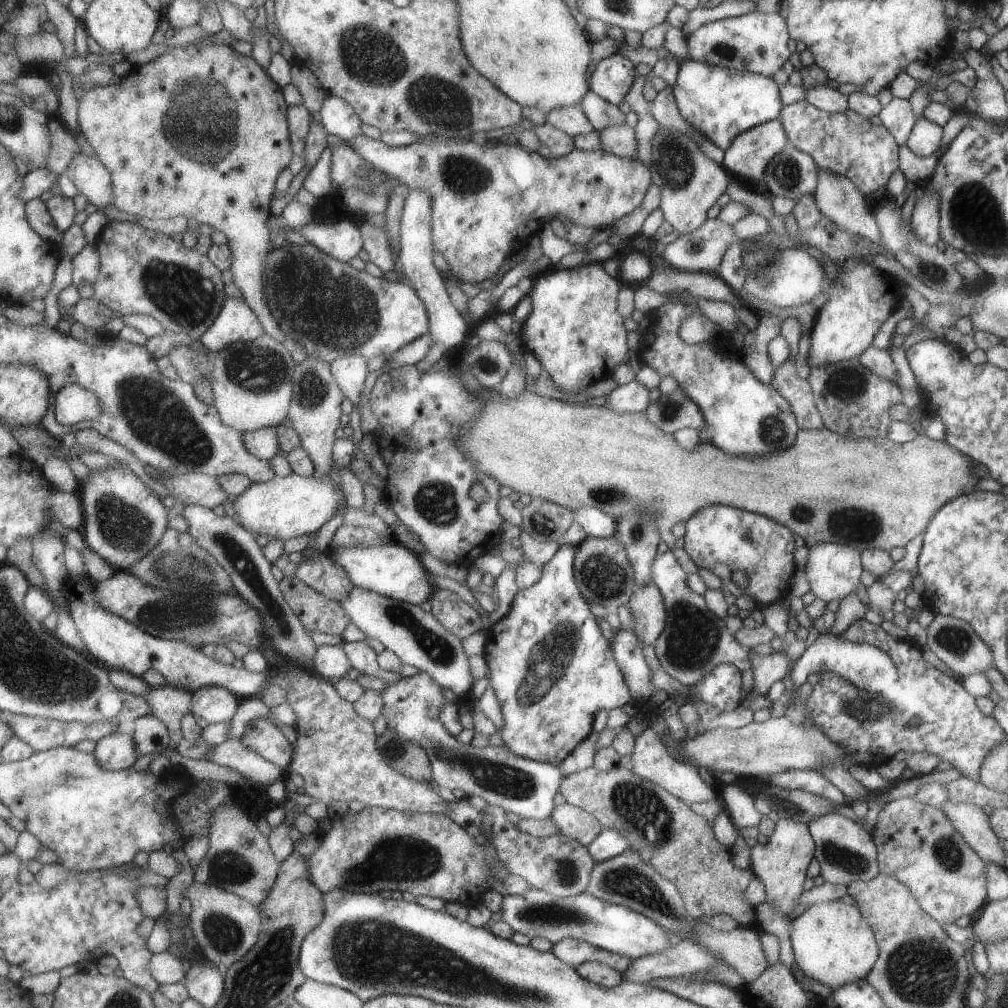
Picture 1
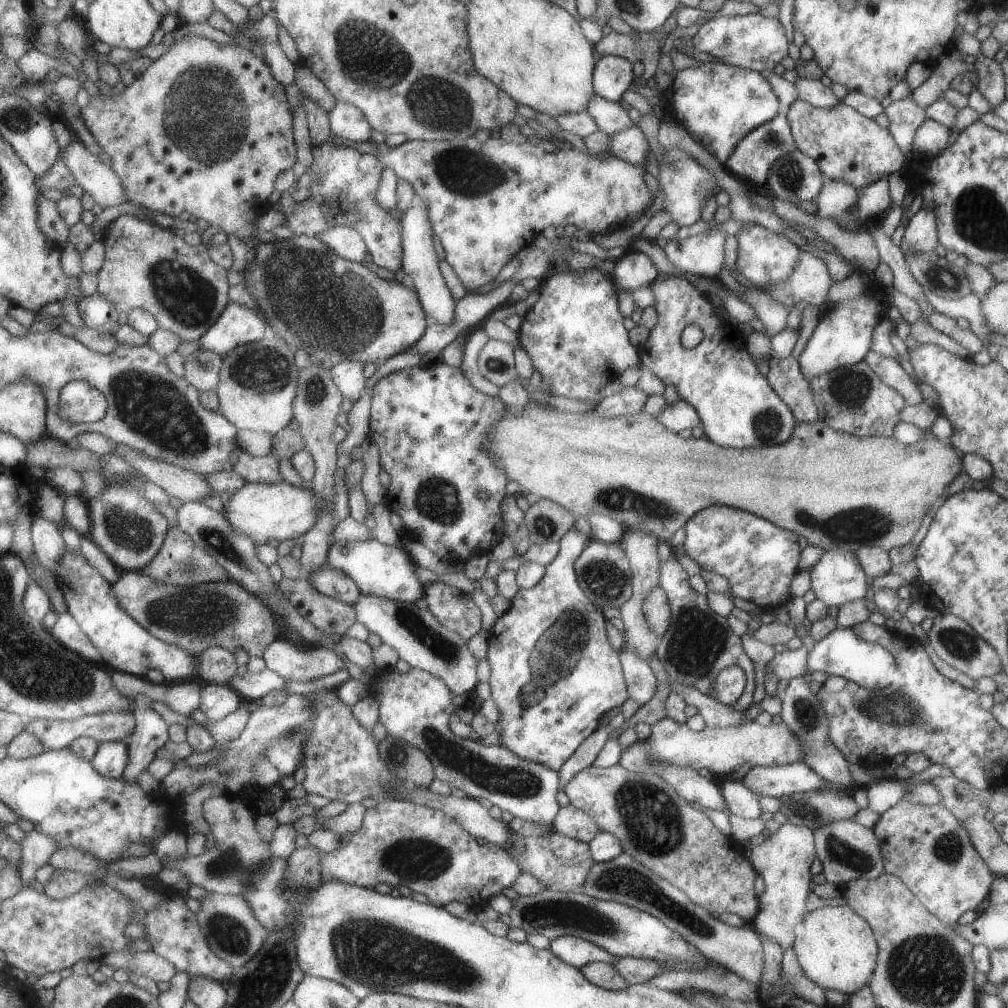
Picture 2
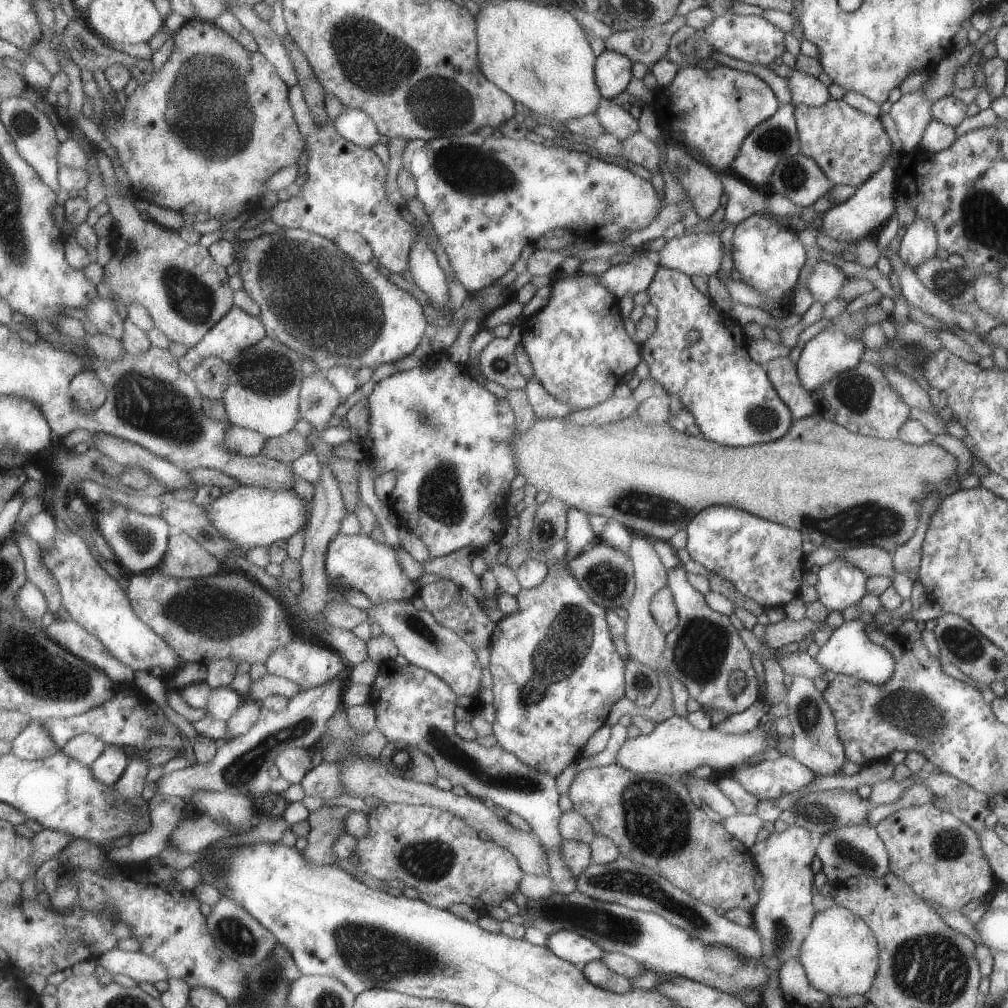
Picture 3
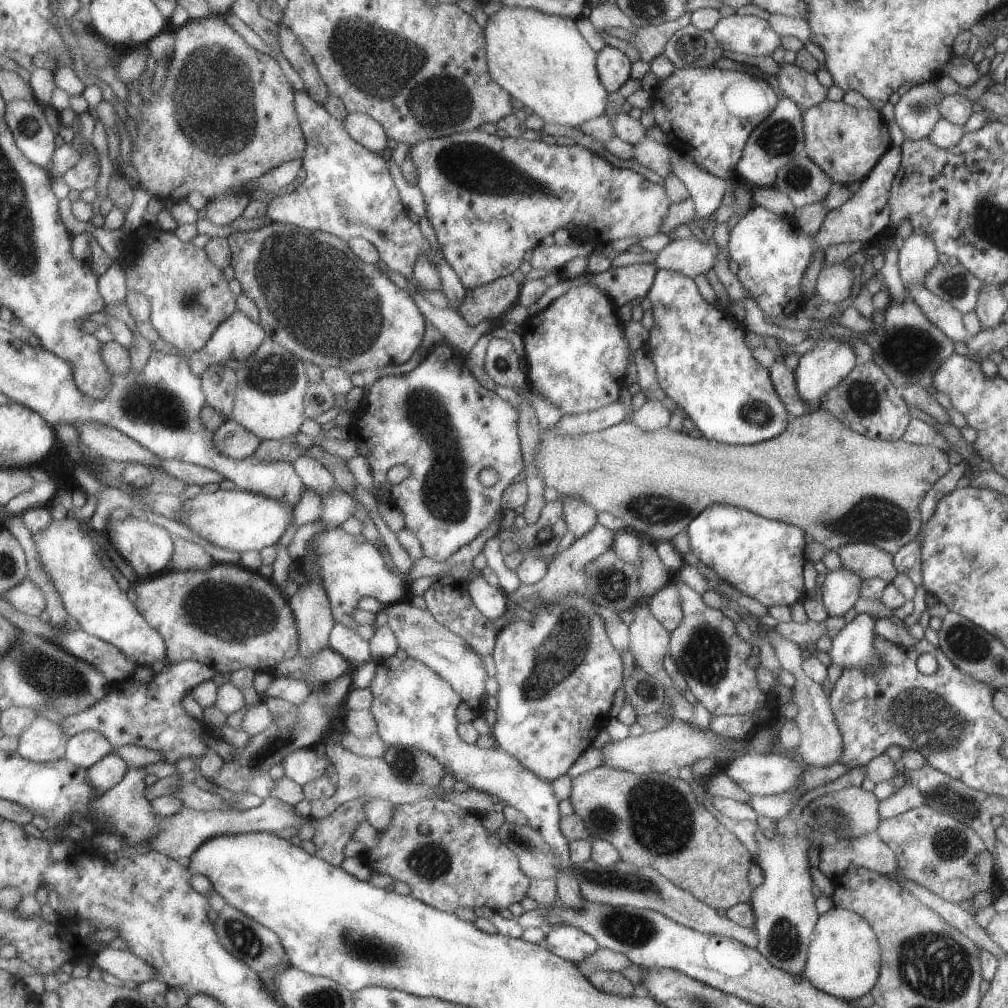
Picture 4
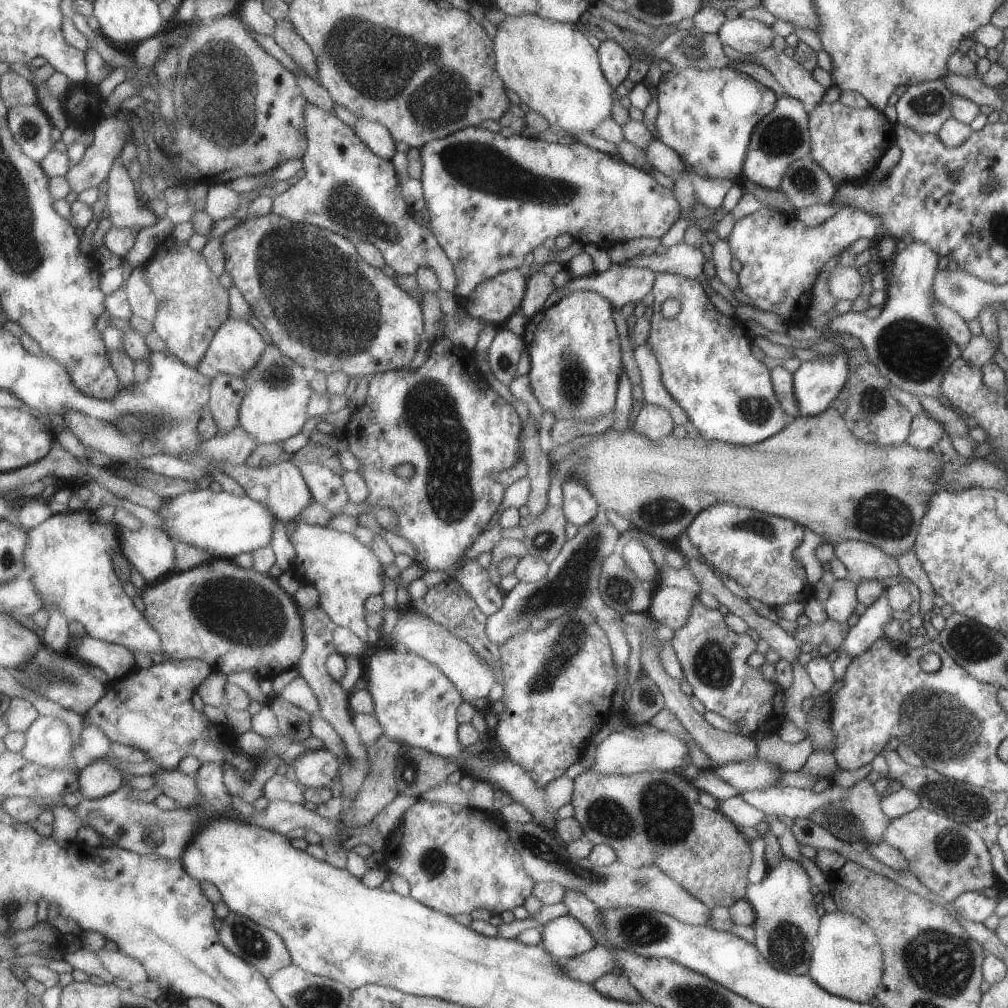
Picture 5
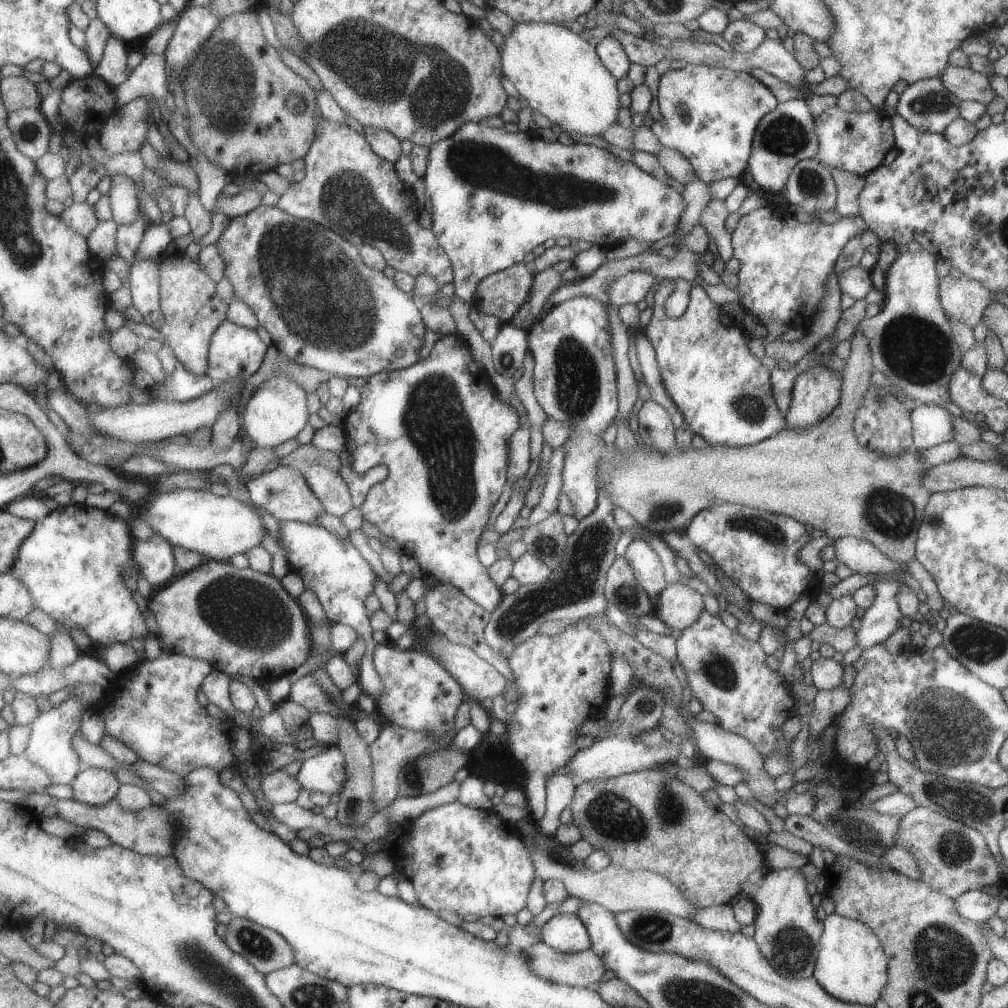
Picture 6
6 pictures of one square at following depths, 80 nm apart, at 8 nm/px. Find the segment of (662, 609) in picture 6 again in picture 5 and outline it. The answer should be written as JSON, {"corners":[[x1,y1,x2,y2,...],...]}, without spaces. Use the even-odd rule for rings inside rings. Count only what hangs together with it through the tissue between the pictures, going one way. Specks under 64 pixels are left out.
{"corners":[[659,585,652,592,647,615,676,631,687,622,694,598,695,594,687,589]]}

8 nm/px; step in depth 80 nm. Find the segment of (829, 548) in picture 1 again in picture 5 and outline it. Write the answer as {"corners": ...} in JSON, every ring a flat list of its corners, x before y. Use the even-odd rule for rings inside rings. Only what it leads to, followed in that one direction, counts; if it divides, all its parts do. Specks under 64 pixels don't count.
{"corners":[[845,578,833,581,830,594,822,605,829,620,845,623,853,614,857,602,856,588,852,585,851,579]]}

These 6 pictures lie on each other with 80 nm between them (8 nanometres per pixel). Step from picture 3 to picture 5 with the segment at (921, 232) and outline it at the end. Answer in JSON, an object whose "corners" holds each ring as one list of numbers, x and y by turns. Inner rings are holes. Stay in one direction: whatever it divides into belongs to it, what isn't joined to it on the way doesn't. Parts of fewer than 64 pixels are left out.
{"corners":[[913,241,904,250,895,252,890,277,886,282,886,301,875,318,847,311,835,315,827,331,857,338,868,362,873,364,889,383,916,397,943,396,940,386,948,366,960,357,961,351,939,324,933,302,932,282,937,270,937,256,930,246]]}

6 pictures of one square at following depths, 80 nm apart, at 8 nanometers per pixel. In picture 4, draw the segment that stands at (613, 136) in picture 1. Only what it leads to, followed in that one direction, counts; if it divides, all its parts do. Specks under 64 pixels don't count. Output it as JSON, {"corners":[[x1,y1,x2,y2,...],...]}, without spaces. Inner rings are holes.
{"corners":[[643,137,633,145,635,160,639,164,656,172,659,176,666,177,672,174,670,154,673,148,667,144,660,144,651,137]]}

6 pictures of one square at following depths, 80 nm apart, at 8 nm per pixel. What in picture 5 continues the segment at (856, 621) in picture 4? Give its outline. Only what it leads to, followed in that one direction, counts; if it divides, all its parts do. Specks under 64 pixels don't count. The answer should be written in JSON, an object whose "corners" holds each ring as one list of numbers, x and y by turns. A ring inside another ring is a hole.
{"corners":[[885,591,873,604,858,616,858,621,847,631,842,646,837,649,852,658,865,652,872,642,884,636,883,627,892,619,893,609,889,606]]}

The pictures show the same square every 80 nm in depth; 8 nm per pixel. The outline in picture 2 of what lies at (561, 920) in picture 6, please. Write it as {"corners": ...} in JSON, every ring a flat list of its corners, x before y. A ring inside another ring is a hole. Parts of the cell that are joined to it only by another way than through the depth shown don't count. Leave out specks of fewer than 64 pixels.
{"corners":[[561,935,549,941,548,946,564,963,579,969,583,965,596,962,609,963,612,966,612,962,618,959,577,935]]}

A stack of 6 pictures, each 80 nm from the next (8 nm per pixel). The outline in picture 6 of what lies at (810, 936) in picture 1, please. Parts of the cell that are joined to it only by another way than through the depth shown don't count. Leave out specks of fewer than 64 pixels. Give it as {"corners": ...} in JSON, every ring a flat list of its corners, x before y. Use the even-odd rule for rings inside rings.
{"corners":[[832,913,822,921,820,947,812,977,833,998,844,1003,873,1006,887,982,887,957,879,939,862,922]]}

